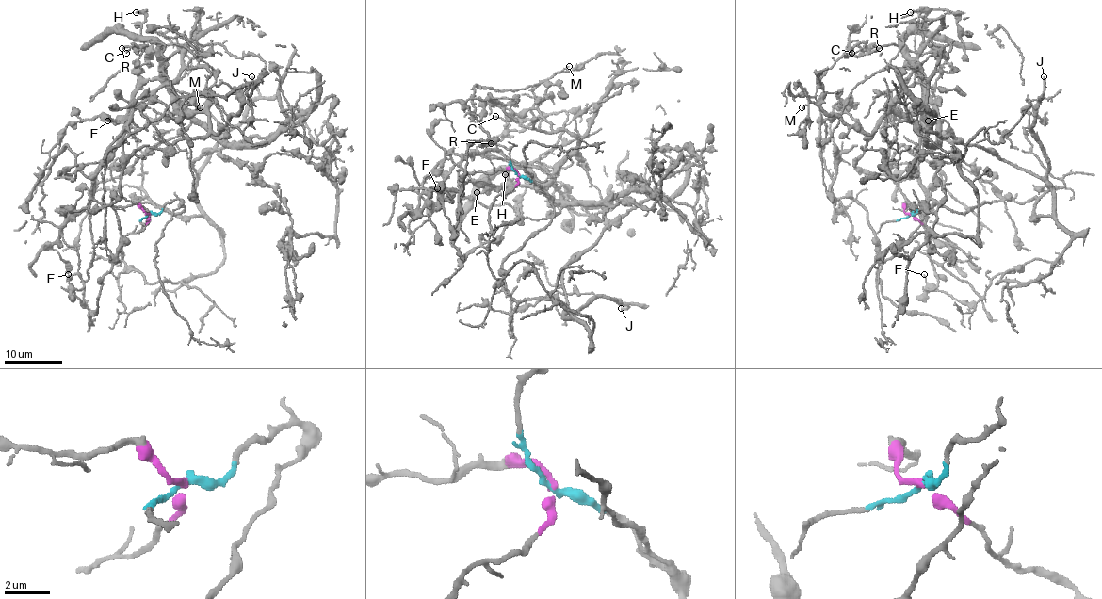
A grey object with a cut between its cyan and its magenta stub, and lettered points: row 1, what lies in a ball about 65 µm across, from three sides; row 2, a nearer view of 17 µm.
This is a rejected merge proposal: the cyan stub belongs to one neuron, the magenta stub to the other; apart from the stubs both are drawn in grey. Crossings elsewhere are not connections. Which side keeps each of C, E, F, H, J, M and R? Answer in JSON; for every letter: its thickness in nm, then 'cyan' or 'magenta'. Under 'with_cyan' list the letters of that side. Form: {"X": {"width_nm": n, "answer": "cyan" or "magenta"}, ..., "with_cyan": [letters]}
{"C": {"width_nm": 130, "answer": "magenta"}, "E": {"width_nm": 170, "answer": "magenta"}, "F": {"width_nm": 150, "answer": "magenta"}, "H": {"width_nm": 170, "answer": "magenta"}, "J": {"width_nm": 240, "answer": "cyan"}, "M": {"width_nm": 150, "answer": "magenta"}, "R": {"width_nm": 130, "answer": "magenta"}, "with_cyan": ["J"]}

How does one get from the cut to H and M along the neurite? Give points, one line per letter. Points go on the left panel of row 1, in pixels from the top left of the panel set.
H: (149, 214), (136, 203), (98, 203), (81, 171), (103, 162), (122, 128), (143, 47), (144, 15), (136, 12)
M: (149, 214), (92, 198), (104, 153), (140, 106), (204, 112), (216, 133), (253, 83), (186, 99), (200, 106)

